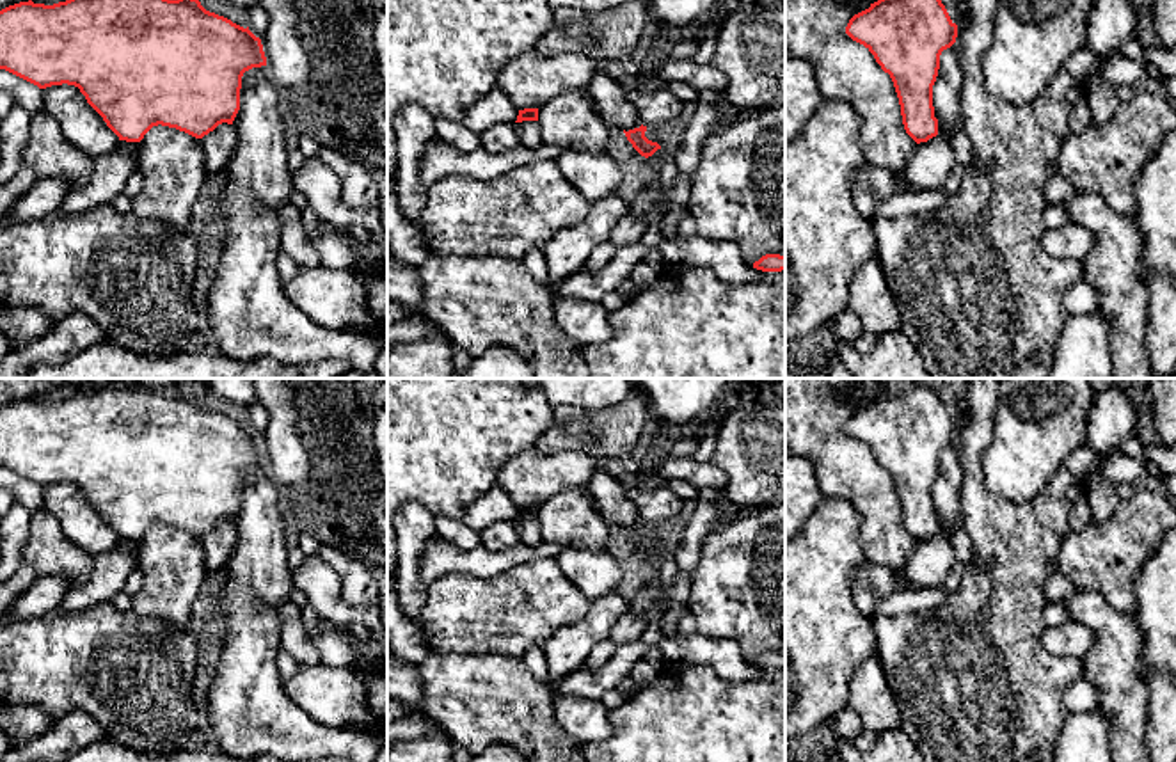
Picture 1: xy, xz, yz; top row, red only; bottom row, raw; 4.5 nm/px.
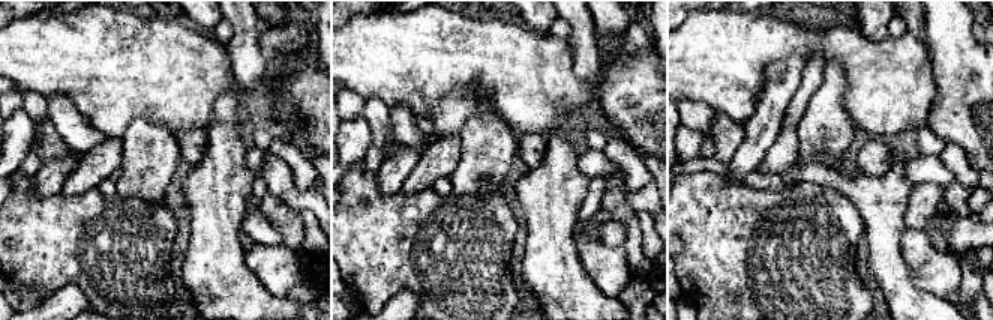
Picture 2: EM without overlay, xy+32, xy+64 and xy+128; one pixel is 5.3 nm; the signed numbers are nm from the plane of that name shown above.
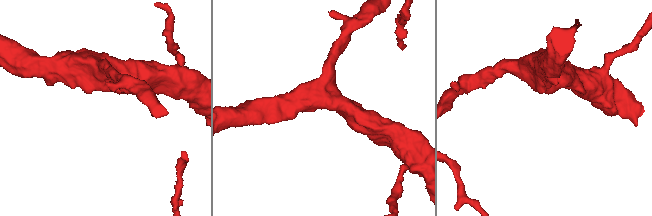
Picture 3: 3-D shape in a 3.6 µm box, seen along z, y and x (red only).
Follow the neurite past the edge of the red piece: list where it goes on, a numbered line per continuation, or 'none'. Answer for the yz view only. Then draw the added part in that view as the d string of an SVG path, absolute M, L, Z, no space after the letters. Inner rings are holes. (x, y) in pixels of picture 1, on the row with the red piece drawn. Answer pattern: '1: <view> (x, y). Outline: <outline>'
none

